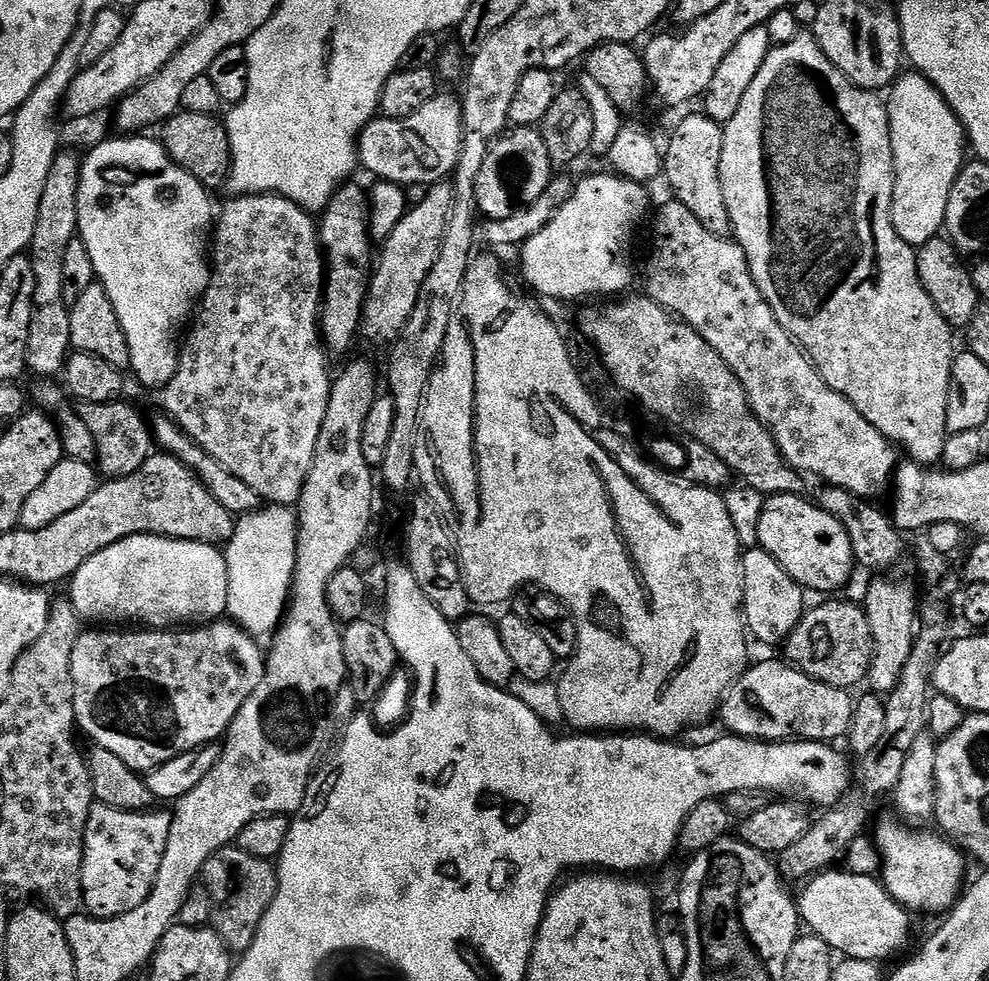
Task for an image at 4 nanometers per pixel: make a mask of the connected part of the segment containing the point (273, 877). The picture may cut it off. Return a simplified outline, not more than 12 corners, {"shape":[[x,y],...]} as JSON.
{"shape":[[235,846],[204,863],[211,927],[242,954],[278,872]]}

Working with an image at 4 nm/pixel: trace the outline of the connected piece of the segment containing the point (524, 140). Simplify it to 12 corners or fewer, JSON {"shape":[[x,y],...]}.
{"shape":[[536,128],[505,131],[476,179],[481,217],[530,207],[554,177]]}

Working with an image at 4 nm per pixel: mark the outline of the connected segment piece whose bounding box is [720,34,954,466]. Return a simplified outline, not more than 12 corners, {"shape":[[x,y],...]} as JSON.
{"shape":[[815,35],[723,125],[731,235],[921,466],[954,330],[894,230],[883,99]]}

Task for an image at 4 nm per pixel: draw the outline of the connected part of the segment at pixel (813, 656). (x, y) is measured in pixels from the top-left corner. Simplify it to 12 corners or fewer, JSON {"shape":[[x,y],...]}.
{"shape":[[859,603],[809,607],[783,659],[818,682],[868,678],[872,630]]}

